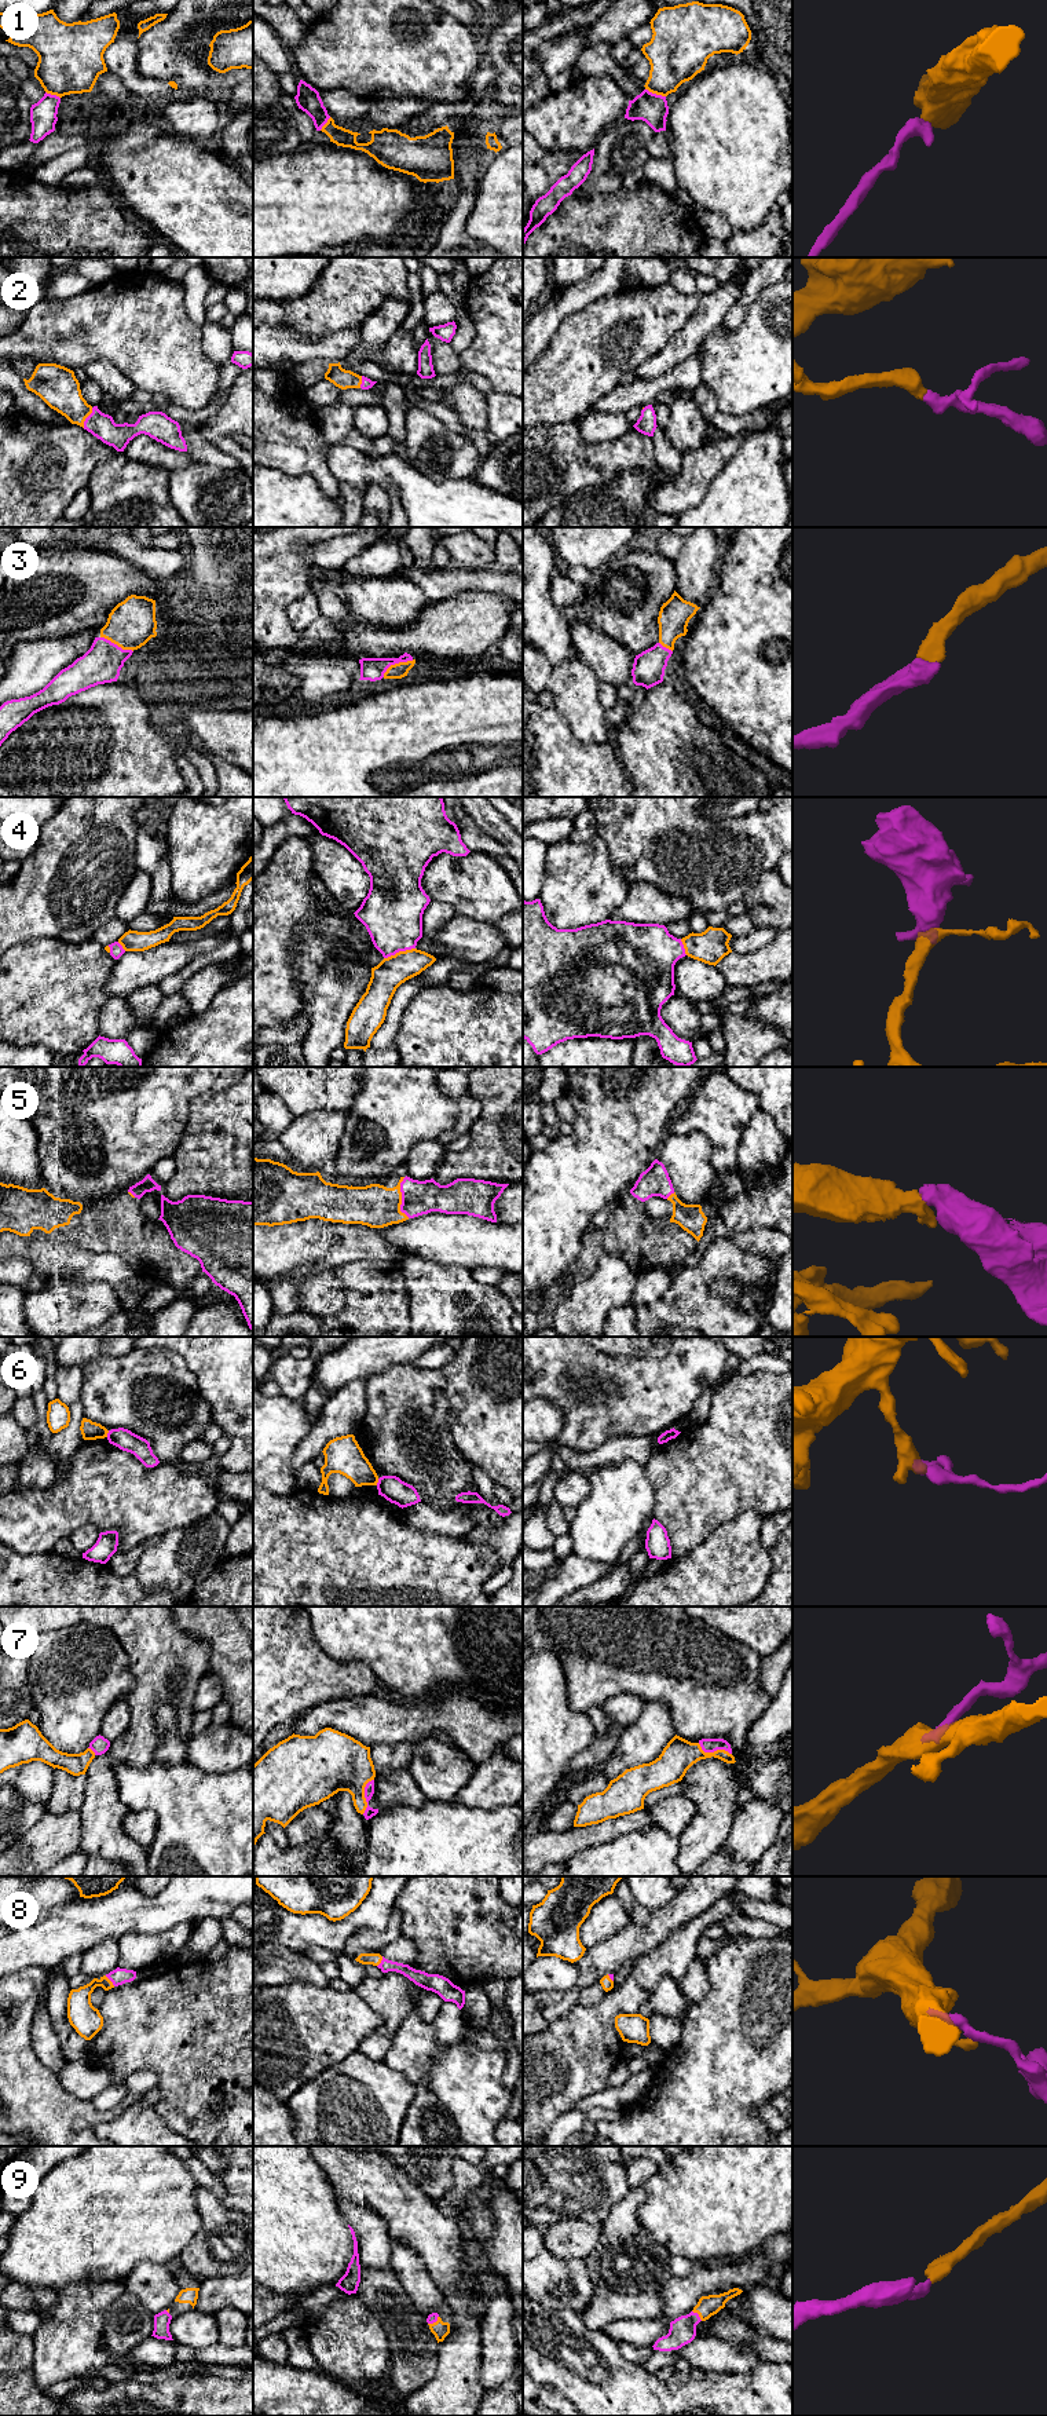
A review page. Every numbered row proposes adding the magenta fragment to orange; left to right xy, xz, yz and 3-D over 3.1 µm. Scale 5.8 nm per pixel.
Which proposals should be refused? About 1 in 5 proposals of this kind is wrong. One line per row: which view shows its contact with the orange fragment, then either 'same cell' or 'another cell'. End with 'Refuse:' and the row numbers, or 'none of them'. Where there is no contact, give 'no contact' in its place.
1: yz | same cell
2: xy | same cell
3: xz | same cell
4: xz | same cell
5: xz | same cell
6: xy | another cell
7: xz | same cell
8: xy | same cell
9: yz | same cell
Refuse: 6

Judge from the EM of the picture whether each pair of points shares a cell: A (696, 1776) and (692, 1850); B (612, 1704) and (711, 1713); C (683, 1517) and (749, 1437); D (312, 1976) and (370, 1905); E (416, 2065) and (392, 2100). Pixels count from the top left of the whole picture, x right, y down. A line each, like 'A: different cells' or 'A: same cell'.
A: same cell
B: different cells
C: same cell
D: different cells
E: different cells

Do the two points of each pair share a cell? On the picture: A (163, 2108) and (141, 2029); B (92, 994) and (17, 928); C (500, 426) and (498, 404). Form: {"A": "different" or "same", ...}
{"A": "same", "B": "different", "C": "same"}

